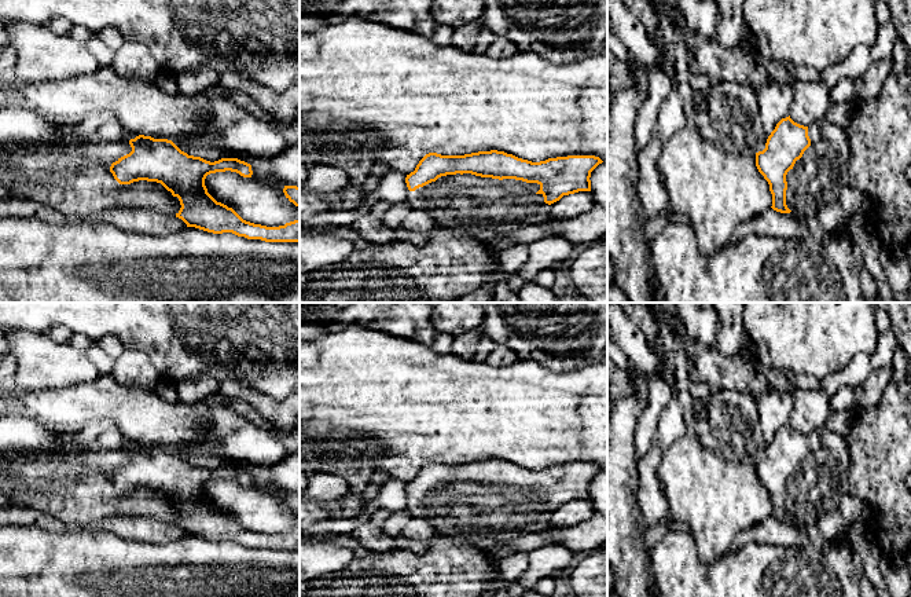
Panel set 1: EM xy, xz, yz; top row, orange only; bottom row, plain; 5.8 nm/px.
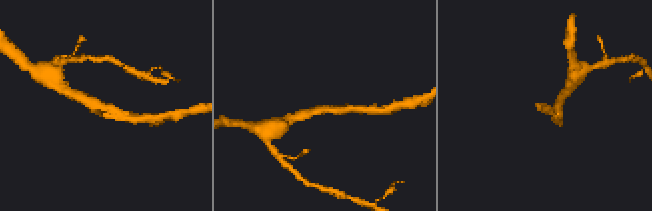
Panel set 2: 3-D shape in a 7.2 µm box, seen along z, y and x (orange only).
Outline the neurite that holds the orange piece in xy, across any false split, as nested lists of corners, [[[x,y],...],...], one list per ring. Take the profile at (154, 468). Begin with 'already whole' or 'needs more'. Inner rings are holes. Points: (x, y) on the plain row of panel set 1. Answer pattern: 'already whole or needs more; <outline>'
already whole; [[[139,443],[129,448],[132,459],[111,472],[110,480],[120,492],[131,492],[139,488],[161,491],[173,505],[180,509],[180,519],[176,525],[181,527],[187,535],[195,535],[213,542],[232,541],[247,547],[261,547],[265,550],[300,550],[300,528],[286,531],[279,535],[267,535],[243,528],[232,516],[217,510],[205,494],[205,487],[216,480],[236,480],[243,486],[251,486],[251,473],[238,466],[221,466],[210,470],[201,465],[188,464],[172,448],[154,447]]]

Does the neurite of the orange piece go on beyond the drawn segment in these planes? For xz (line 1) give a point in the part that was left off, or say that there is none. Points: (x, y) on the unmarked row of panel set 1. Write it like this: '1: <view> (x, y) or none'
1: none

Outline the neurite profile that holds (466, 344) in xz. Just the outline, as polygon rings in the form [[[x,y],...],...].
[[[474,327],[467,333],[462,333],[453,338],[452,355],[460,356],[466,360],[474,360],[478,349],[478,341],[484,336],[484,327]]]

